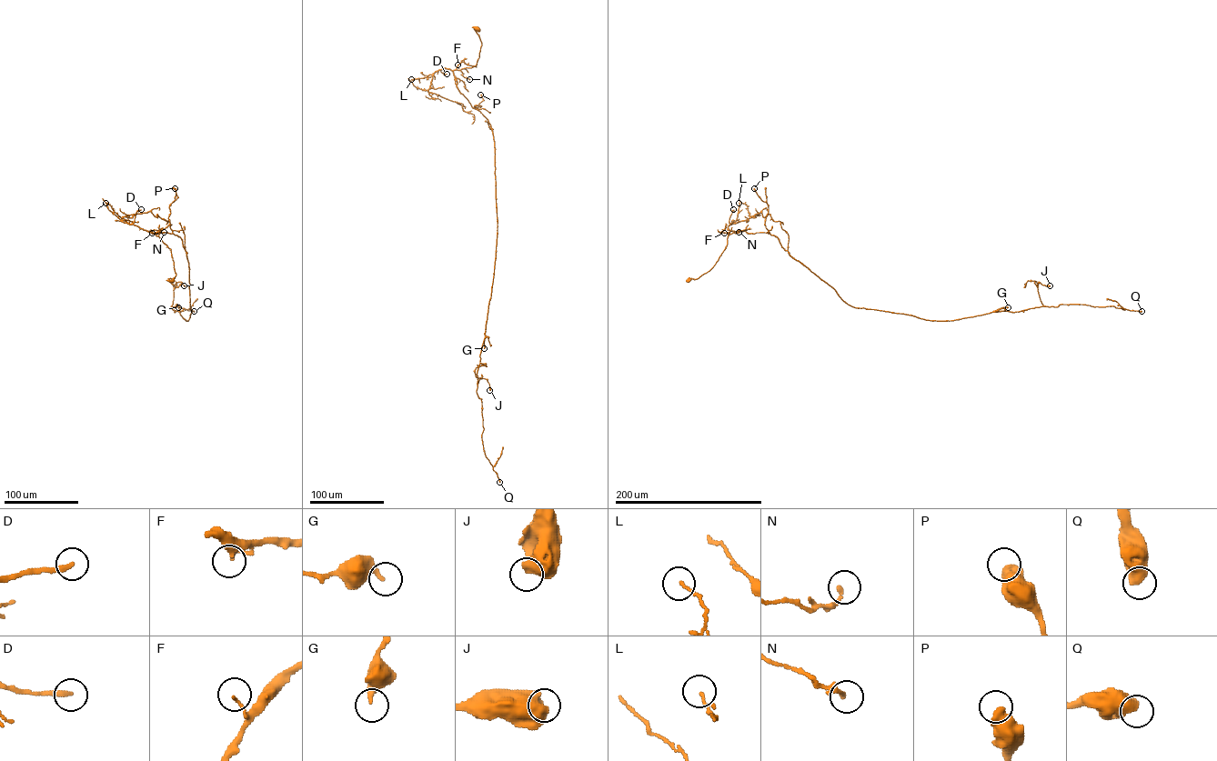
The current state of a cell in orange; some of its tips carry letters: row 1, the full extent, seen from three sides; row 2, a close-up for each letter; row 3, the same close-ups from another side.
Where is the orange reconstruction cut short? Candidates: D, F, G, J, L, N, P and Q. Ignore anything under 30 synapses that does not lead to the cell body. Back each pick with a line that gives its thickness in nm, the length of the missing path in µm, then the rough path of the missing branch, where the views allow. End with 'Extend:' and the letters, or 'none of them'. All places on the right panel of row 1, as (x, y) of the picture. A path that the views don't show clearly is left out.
Extend: none of them

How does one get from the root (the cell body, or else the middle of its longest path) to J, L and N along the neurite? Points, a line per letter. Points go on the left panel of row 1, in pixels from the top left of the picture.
J: (172, 279), (171, 250), (147, 231), (181, 239), (189, 267), (187, 321), (171, 308), (173, 285), (184, 285)
L: (172, 279), (168, 281), (176, 274), (170, 249), (155, 234), (124, 223), (108, 209), (105, 203)
N: (172, 279), (168, 281), (176, 274), (171, 250), (155, 235), (164, 232)

